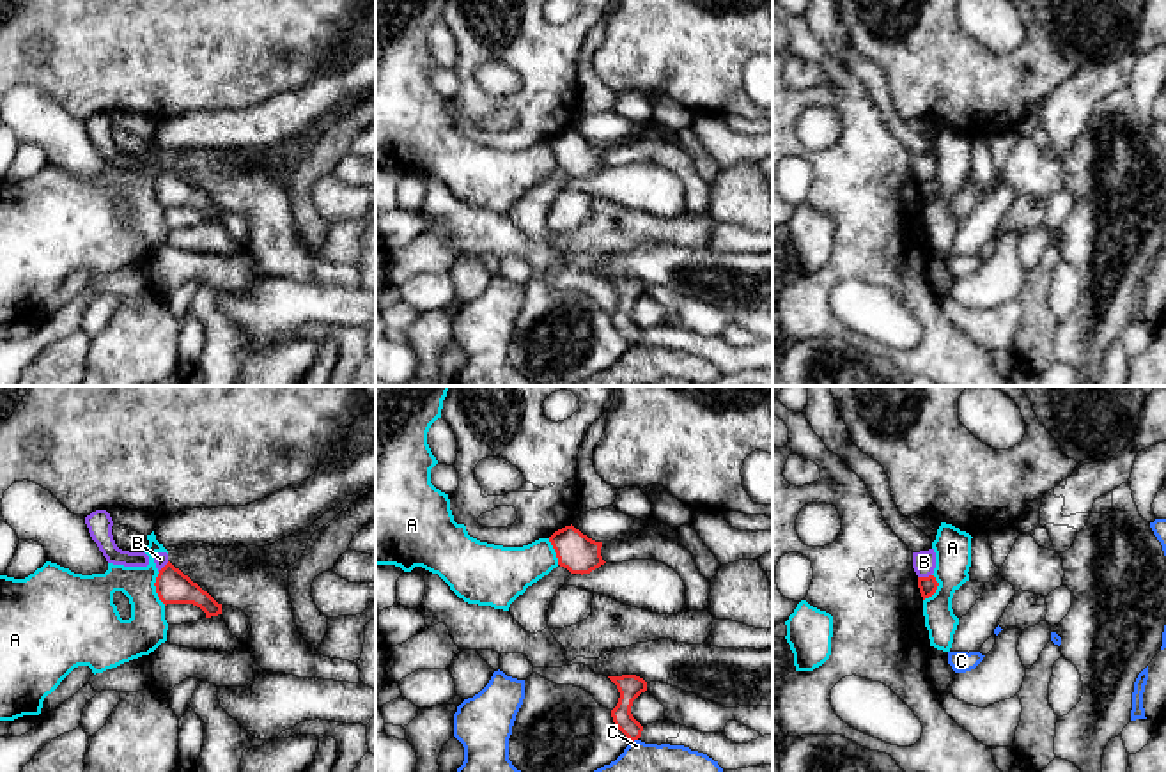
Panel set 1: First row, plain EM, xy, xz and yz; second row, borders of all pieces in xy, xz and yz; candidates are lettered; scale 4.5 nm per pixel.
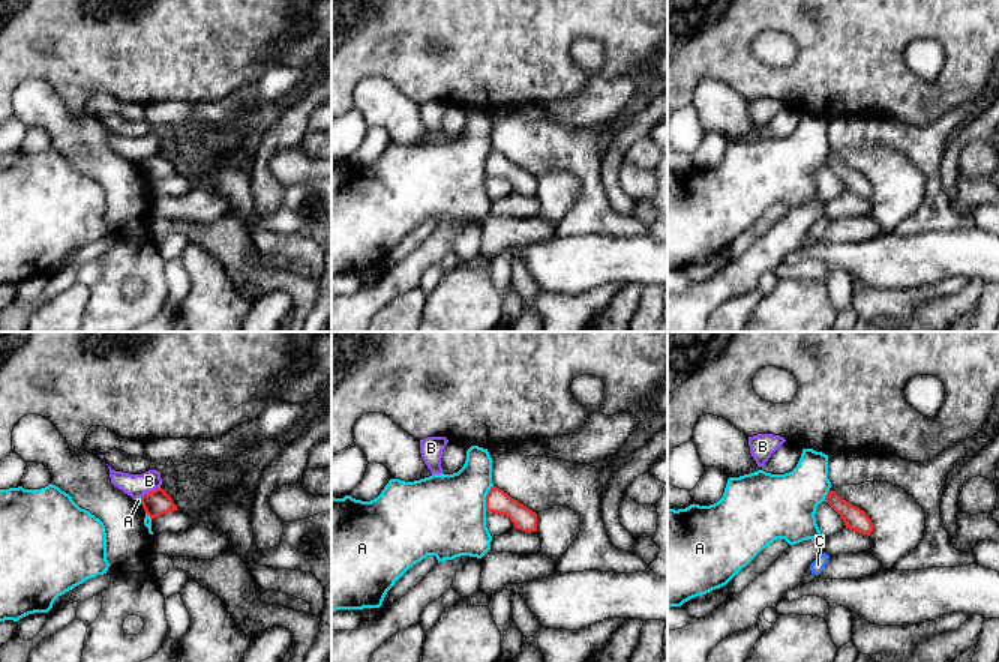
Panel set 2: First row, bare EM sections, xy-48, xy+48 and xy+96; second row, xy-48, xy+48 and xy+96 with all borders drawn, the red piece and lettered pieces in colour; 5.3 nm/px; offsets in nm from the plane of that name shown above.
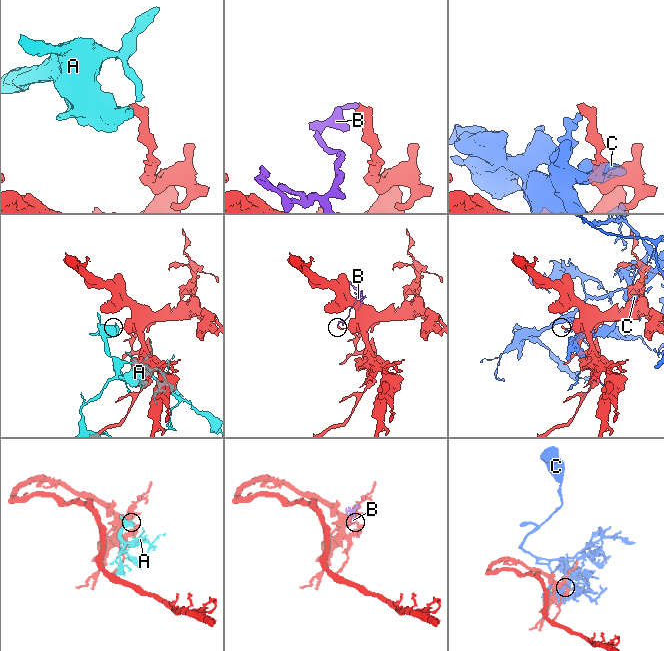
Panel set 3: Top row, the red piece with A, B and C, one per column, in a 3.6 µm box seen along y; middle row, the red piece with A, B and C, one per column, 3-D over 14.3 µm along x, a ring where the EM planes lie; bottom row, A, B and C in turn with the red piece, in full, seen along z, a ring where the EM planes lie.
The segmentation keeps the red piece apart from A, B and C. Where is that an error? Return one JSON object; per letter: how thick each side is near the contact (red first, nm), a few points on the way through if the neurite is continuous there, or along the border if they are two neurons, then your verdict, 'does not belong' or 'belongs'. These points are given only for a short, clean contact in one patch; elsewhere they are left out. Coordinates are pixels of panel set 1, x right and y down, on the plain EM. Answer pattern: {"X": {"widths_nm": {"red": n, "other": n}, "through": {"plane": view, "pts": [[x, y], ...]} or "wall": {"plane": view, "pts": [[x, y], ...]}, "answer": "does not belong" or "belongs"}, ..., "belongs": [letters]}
{"A": {"widths_nm": {"red": 160, "other": 180}, "wall": {"plane": "xy", "pts": [[158, 176], [155, 195], [165, 208]]}, "answer": "does not belong"}, "B": {"widths_nm": {"red": 80, "other": 110}, "wall": {"plane": "yz", "pts": [[931, 177], [918, 181]]}, "answer": "does not belong"}, "C": {"widths_nm": {"red": 110, "other": 240}, "answer": "does not belong"}, "belongs": []}

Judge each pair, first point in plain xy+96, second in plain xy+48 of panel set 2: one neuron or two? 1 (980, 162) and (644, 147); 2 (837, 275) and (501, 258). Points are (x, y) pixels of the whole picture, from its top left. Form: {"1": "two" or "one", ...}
{"1": "one", "2": "one"}

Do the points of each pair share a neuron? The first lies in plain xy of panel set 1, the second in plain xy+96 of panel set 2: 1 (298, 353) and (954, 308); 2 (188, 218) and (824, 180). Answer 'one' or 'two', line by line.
1: two
2: one

